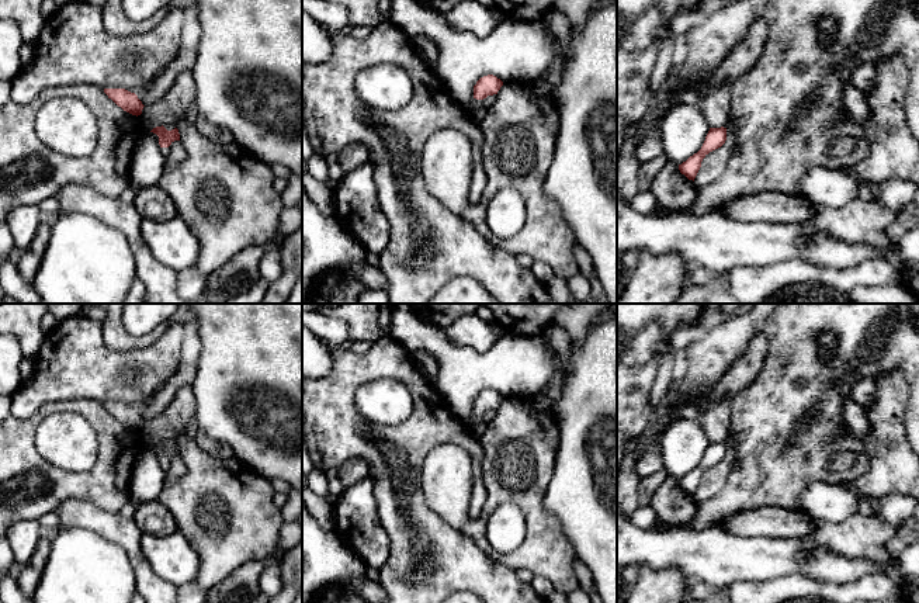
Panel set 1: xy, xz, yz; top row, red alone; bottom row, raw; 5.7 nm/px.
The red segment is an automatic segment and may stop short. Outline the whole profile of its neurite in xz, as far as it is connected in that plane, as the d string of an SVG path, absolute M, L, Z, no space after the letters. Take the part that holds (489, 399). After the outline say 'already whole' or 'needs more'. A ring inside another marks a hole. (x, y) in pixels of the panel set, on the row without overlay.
M493 389L481 392L474 401L474 413L483 415L488 410L497 409L503 396Z; already whole

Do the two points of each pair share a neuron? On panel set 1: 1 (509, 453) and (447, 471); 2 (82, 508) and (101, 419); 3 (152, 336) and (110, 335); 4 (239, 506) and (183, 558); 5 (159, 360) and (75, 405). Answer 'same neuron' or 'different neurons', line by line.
1: same neuron
2: different neurons
3: same neuron
4: different neurons
5: different neurons

